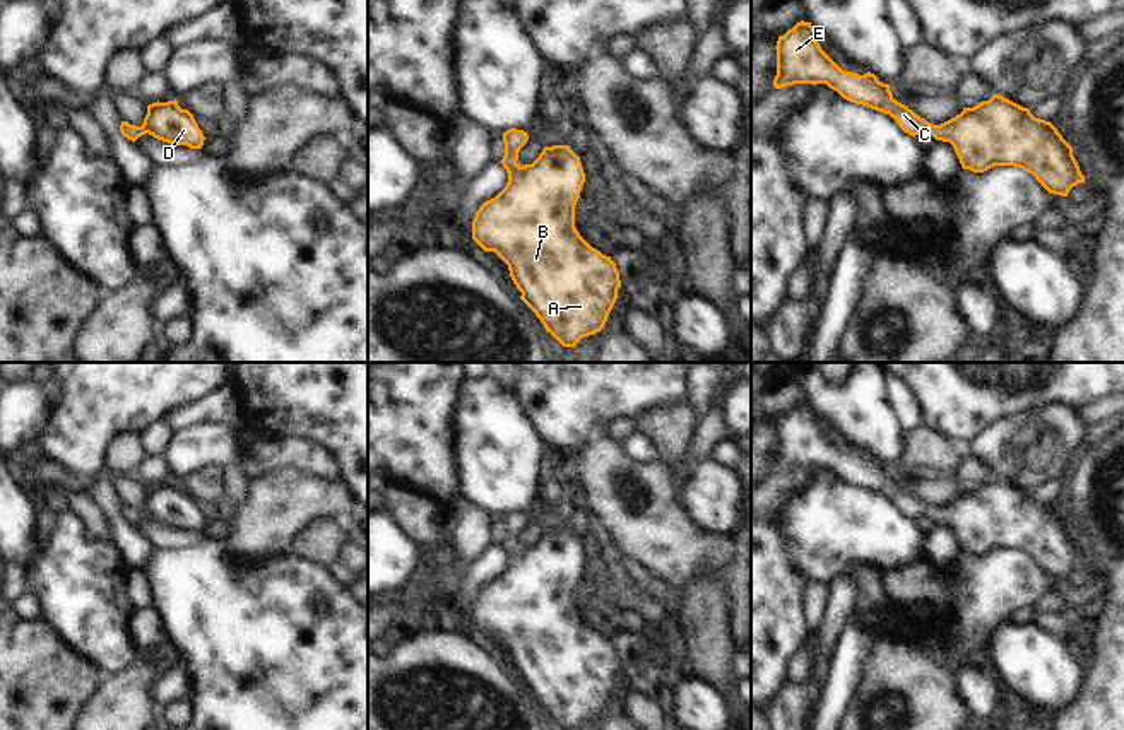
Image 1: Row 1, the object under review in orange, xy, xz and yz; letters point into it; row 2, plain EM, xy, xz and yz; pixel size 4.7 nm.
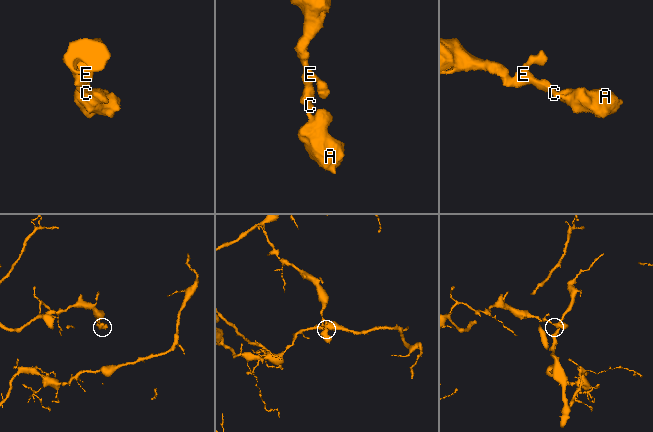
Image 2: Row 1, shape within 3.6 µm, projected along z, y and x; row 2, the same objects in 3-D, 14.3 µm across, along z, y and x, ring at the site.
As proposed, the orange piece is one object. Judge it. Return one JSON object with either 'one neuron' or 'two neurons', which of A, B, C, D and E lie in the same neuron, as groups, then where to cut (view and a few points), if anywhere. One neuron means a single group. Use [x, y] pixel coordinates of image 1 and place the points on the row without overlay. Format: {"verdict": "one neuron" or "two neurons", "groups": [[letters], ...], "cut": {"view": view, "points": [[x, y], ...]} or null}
{"verdict": "one neuron", "groups": [["A", "B", "C", "D", "E"]], "cut": null}

